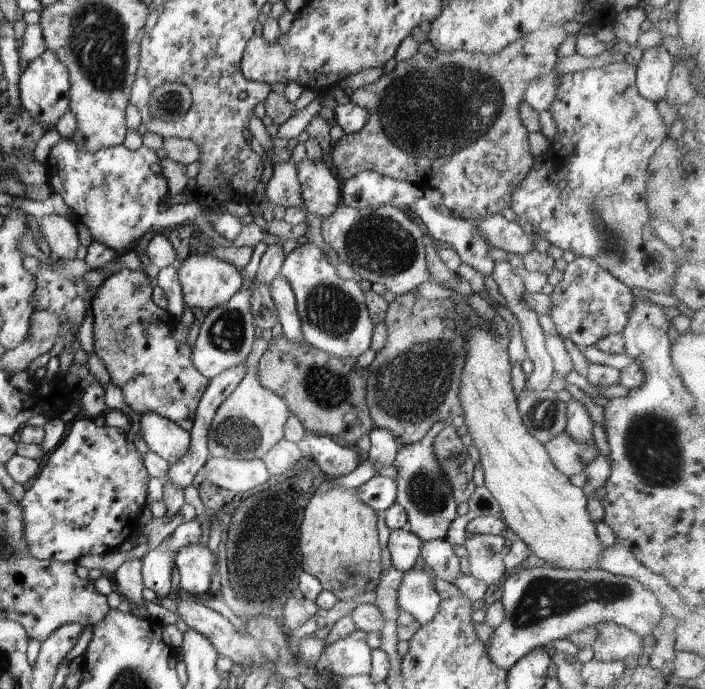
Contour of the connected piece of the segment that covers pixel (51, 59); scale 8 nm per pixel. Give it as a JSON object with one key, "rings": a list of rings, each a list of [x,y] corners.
{"rings":[[[47,48],[40,56],[29,62],[26,70],[21,72],[18,88],[20,106],[27,110],[35,121],[44,123],[47,130],[55,130],[58,118],[69,111],[71,101],[69,72],[65,64],[58,60],[56,53]]]}

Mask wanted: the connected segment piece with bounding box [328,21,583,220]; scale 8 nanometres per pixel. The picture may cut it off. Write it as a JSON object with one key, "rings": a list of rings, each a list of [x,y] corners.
{"rings":[[[566,21],[528,33],[496,54],[458,50],[429,57],[418,52],[410,59],[397,62],[392,72],[360,87],[350,96],[352,103],[366,107],[371,116],[360,132],[345,134],[334,144],[328,156],[331,169],[341,183],[359,172],[374,171],[394,180],[411,182],[423,191],[438,188],[445,197],[441,208],[462,219],[474,220],[500,213],[509,207],[511,192],[533,167],[529,132],[519,113],[526,87],[534,79],[554,71],[558,47],[568,36],[578,36],[582,29],[582,23]]]}

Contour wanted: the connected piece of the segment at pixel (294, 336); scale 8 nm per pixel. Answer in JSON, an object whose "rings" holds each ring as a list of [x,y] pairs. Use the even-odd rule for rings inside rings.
{"rings":[[[278,273],[269,284],[269,291],[276,305],[276,314],[283,328],[283,335],[293,343],[306,343],[303,340],[303,324],[297,311],[295,294],[288,280]]]}

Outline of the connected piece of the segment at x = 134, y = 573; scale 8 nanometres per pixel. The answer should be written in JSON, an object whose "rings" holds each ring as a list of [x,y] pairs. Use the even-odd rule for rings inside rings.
{"rings":[[[141,559],[129,560],[120,565],[120,568],[114,572],[114,586],[123,599],[134,602],[138,607],[143,605],[145,602],[142,590],[145,586],[141,573]]]}

